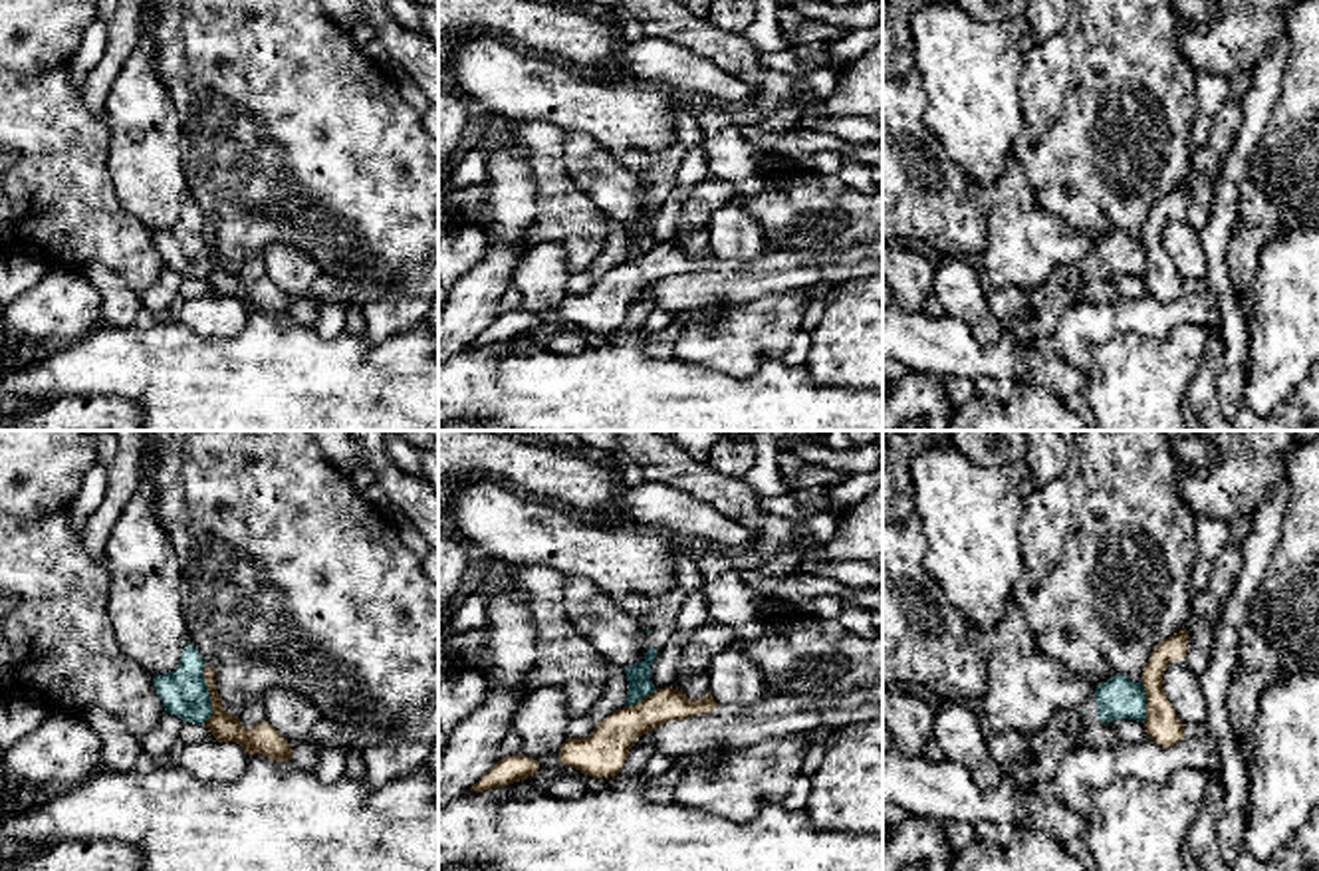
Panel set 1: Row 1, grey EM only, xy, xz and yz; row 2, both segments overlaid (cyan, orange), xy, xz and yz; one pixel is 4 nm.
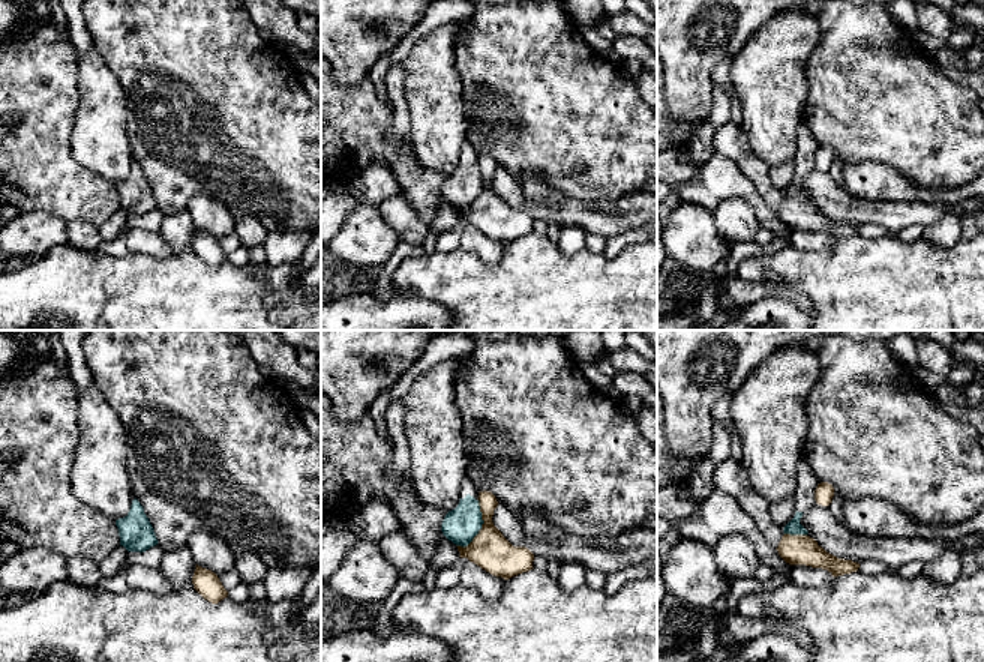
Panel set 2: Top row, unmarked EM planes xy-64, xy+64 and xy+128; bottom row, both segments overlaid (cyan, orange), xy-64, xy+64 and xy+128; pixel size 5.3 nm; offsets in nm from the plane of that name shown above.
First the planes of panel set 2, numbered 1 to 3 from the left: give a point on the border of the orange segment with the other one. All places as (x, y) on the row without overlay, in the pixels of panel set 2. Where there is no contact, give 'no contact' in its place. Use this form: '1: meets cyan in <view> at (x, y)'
1: no contact
2: meets cyan in xy+64 at (480, 191)
3: meets cyan in xy+128 at (795, 197)

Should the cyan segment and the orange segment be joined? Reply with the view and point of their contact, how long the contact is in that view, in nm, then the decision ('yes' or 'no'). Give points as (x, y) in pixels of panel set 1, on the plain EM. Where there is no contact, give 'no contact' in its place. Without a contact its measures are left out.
meets cyan in xy at (209, 250); contact 240 nm long; no

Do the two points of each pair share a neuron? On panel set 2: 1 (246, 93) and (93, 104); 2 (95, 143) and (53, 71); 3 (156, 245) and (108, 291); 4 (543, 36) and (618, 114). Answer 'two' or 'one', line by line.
1: two
2: two
3: two
4: one

